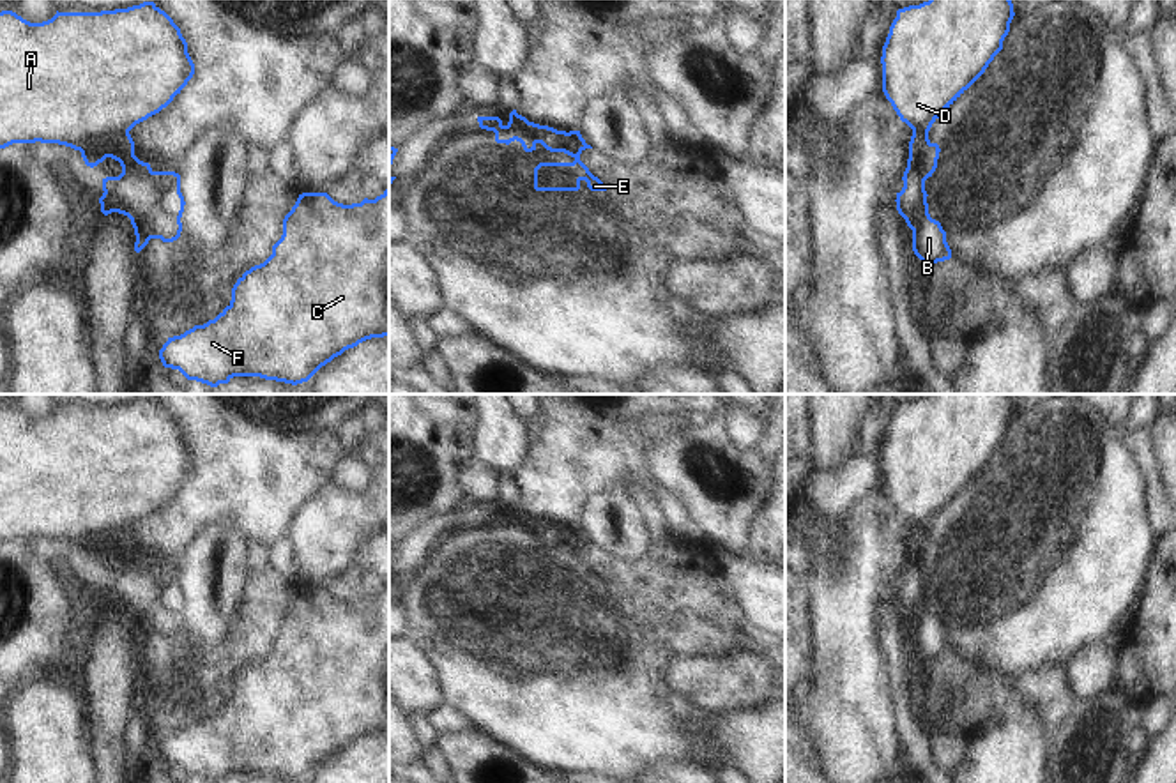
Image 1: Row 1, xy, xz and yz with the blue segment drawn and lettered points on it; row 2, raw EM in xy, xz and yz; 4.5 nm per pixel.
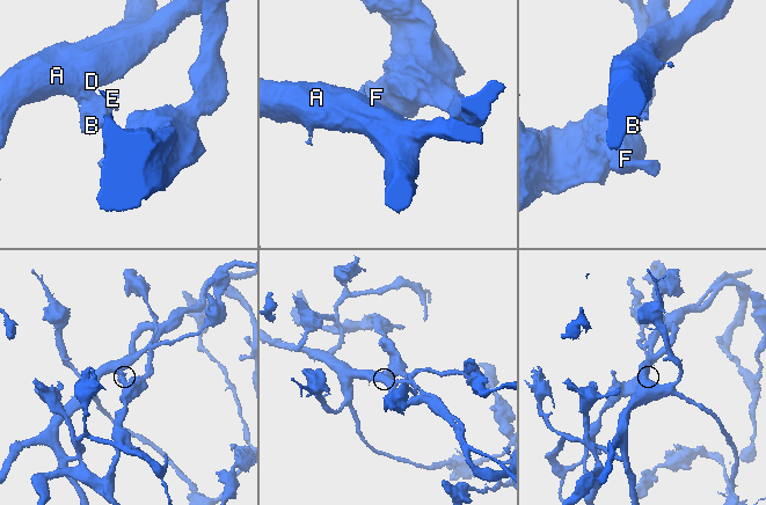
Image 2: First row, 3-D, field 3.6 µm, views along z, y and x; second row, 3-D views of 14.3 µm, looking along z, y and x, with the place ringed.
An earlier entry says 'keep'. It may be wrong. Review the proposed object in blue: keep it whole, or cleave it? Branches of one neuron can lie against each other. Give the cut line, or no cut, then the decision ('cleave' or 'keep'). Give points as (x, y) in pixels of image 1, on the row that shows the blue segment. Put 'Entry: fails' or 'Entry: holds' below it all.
cut in yz along (932, 144), (920, 145), (909, 156); cleave
Entry: fails

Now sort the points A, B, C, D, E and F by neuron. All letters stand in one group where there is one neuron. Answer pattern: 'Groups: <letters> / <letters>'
Groups: A C D F / B E.

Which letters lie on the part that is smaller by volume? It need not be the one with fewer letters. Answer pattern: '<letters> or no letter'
B, E

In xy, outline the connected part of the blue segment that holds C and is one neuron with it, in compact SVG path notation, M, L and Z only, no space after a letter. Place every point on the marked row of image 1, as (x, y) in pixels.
M389 187L375 200L352 205L338 203L327 193L302 193L283 219L283 235L272 255L237 279L230 304L214 320L168 338L159 359L164 368L210 387L233 376L297 385L345 350L384 336L389 336Z

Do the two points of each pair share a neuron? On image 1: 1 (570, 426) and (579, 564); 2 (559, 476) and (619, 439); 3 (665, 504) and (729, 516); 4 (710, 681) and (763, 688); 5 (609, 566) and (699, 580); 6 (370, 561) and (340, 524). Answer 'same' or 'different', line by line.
1: different
2: same
3: different
4: same
5: same
6: different

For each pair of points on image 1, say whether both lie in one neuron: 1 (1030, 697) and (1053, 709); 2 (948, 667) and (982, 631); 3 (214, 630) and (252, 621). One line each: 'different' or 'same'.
1: same
2: different
3: different

